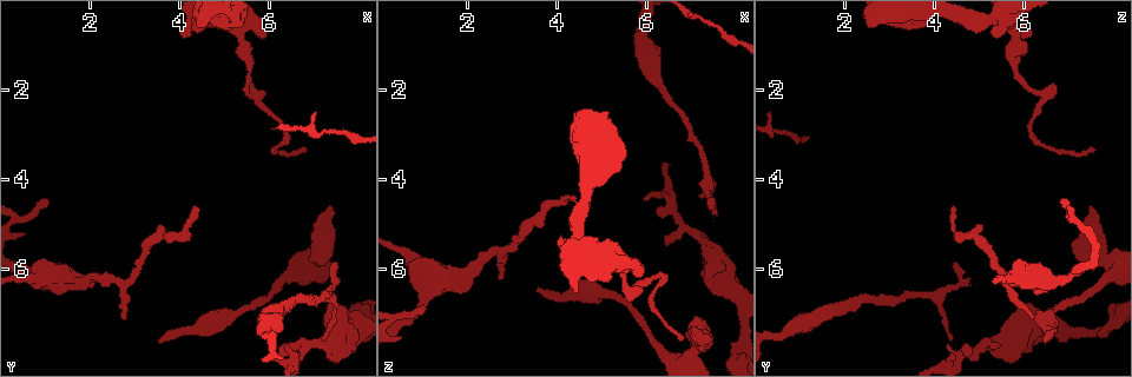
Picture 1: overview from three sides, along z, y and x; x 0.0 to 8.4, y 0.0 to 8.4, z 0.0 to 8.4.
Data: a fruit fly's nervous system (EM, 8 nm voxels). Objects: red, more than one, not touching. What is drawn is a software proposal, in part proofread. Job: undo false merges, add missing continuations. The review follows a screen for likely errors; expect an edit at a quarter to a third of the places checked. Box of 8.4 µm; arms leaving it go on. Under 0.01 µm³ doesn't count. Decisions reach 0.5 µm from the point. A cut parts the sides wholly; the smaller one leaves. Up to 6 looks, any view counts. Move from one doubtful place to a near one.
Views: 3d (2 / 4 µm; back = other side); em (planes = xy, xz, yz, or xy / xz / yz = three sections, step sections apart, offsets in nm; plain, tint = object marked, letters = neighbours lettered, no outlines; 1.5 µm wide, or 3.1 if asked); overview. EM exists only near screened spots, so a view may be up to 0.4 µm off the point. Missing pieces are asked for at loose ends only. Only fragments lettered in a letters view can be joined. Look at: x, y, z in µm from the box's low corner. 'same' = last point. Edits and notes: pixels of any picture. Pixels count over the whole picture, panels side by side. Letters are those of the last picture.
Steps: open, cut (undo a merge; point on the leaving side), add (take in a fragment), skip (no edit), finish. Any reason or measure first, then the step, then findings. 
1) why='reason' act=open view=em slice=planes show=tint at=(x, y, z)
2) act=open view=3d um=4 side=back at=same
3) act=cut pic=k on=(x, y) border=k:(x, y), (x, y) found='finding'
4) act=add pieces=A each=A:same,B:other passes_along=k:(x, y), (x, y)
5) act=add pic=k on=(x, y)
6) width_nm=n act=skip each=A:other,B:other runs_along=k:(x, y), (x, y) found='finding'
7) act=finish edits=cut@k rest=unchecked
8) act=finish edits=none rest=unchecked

why='free end' act=open view=em slice=planes show=letters at=(3.55, 7.65, 6.50)

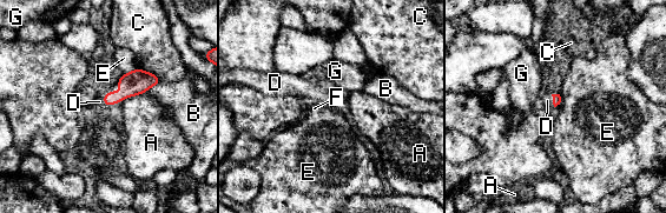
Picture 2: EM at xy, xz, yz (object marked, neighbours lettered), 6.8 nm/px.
act=add pieces=D each=A:other,B:other,C:other,D:same,E:other,F:other,G:other passes_along=2:(556, 99), (553, 100), (547, 100) found='it goes on there'

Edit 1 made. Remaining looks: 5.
why='branch stops here' act=open view=em slice=planes show=letters at=(7.20, 7.60, 4.40)

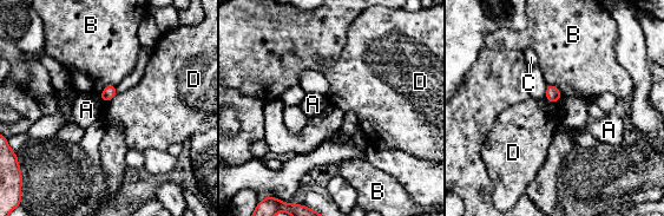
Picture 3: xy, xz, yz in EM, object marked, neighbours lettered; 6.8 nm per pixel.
act=skip each=A:other,B:other,C:other,D:other found='no lettered fragment goes on from it'

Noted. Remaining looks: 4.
why='long arm stops here' act=open view=em slice=yz step=8 show=tint at=(6.85, 3.35, 7.50)

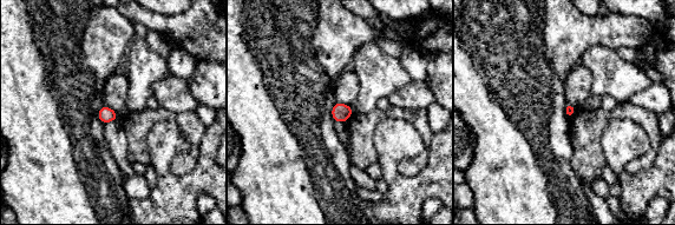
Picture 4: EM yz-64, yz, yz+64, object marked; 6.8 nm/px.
act=open view=em slice=planes show=letters at=same

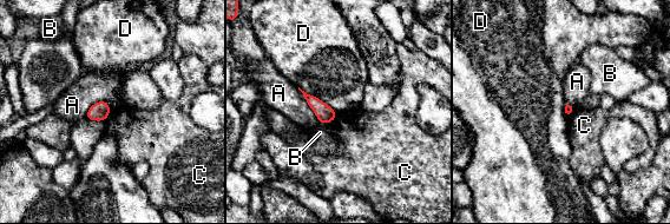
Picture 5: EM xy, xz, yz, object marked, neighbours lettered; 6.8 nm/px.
act=skip each=A:other,B:other,C:other,D:other border=5:(299, 86), (326, 103), (336, 113) found='no lettered fragment goes on from it'

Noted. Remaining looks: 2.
act=finish edits=add@2 rest=unchecked

